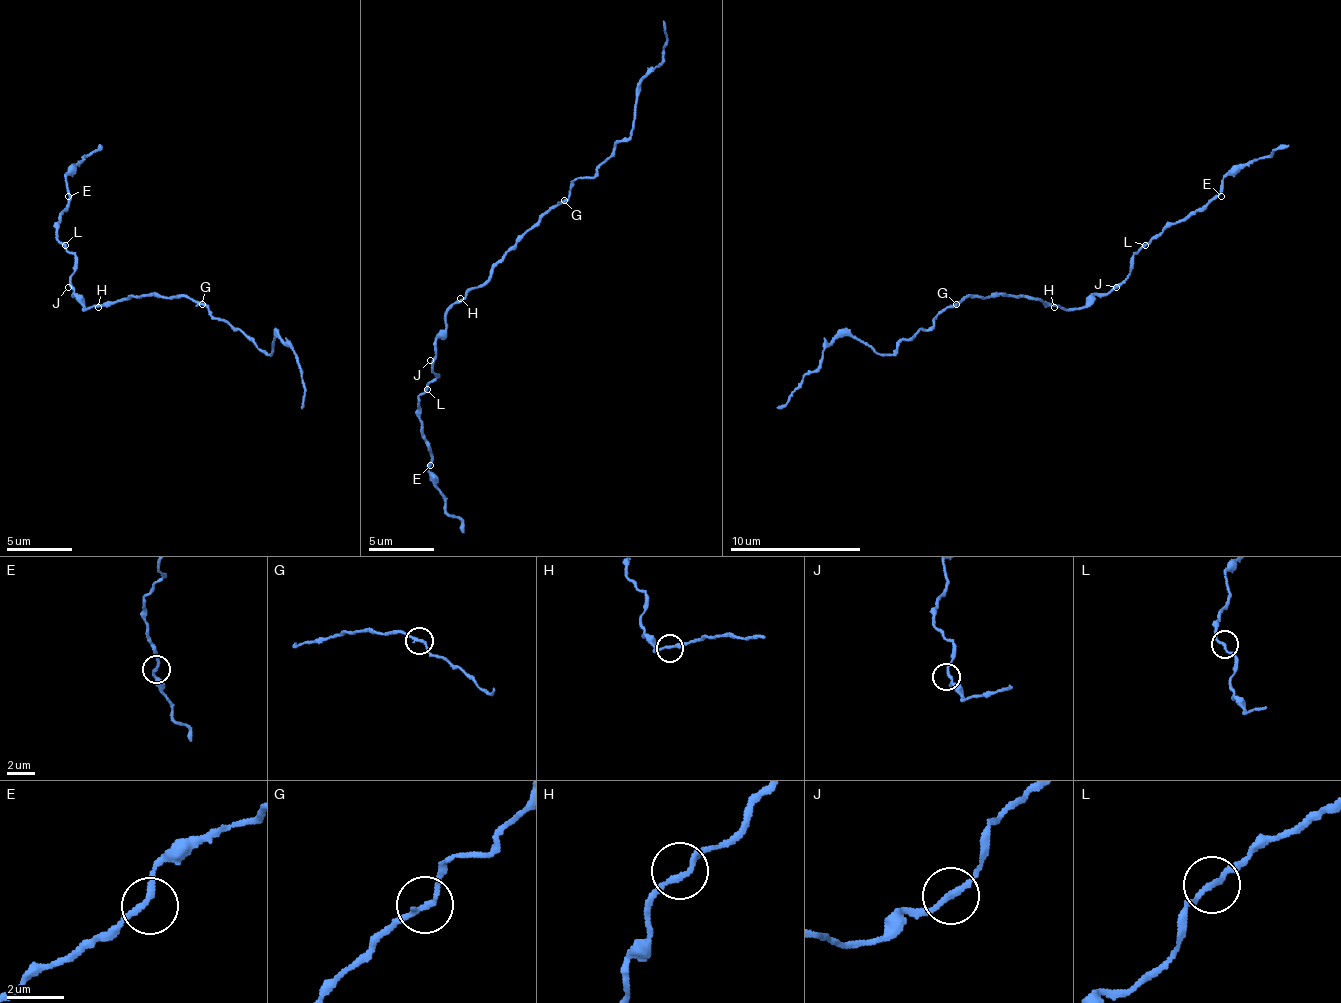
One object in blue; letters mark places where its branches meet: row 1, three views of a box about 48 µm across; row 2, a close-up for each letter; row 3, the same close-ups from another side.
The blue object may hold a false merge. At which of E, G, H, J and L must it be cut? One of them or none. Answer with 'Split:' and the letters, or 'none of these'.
Split: none of these

